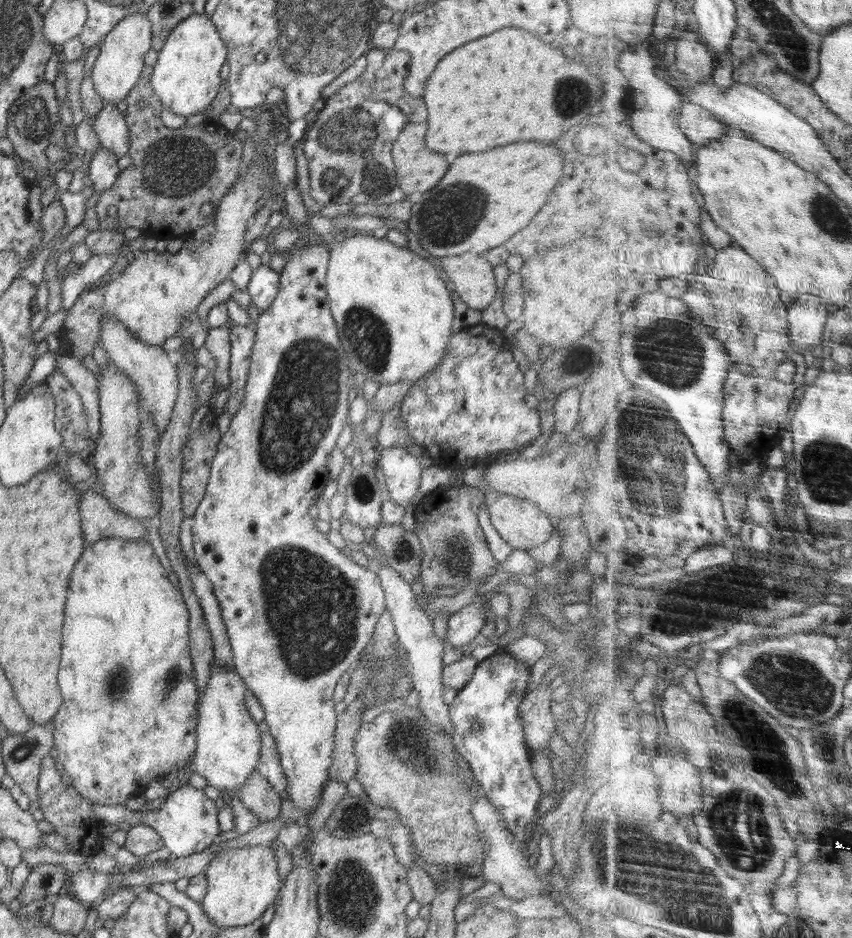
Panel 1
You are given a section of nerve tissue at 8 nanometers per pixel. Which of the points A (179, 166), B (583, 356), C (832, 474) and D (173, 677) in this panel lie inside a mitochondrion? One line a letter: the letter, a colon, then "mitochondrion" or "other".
A: mitochondrion
B: other
C: mitochondrion
D: mitochondrion

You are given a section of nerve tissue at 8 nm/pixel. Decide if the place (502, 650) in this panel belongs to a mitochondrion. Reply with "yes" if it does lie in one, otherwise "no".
no

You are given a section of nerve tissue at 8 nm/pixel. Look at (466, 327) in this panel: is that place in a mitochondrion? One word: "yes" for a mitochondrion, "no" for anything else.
no

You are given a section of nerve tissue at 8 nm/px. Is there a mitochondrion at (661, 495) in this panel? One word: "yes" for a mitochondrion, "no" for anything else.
yes

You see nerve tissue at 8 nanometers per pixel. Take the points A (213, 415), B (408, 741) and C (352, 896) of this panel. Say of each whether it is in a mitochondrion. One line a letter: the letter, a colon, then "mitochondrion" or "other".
A: other
B: mitochondrion
C: mitochondrion

